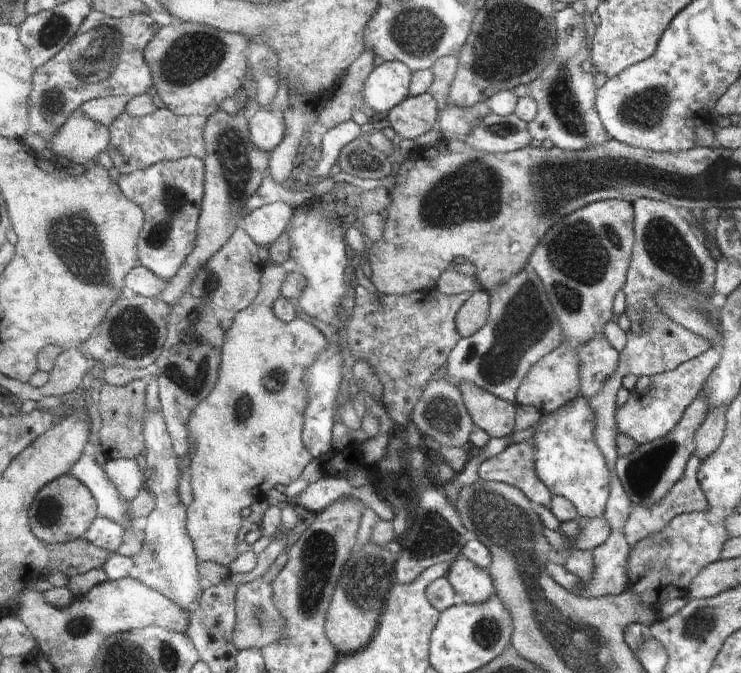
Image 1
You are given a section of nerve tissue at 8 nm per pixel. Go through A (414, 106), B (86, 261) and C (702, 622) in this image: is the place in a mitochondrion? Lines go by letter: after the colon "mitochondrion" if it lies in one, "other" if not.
A: other
B: mitochondrion
C: mitochondrion

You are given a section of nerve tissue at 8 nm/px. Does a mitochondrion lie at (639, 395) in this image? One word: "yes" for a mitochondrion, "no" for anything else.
no

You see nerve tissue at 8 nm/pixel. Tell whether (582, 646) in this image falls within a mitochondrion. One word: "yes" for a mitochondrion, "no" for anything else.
yes

